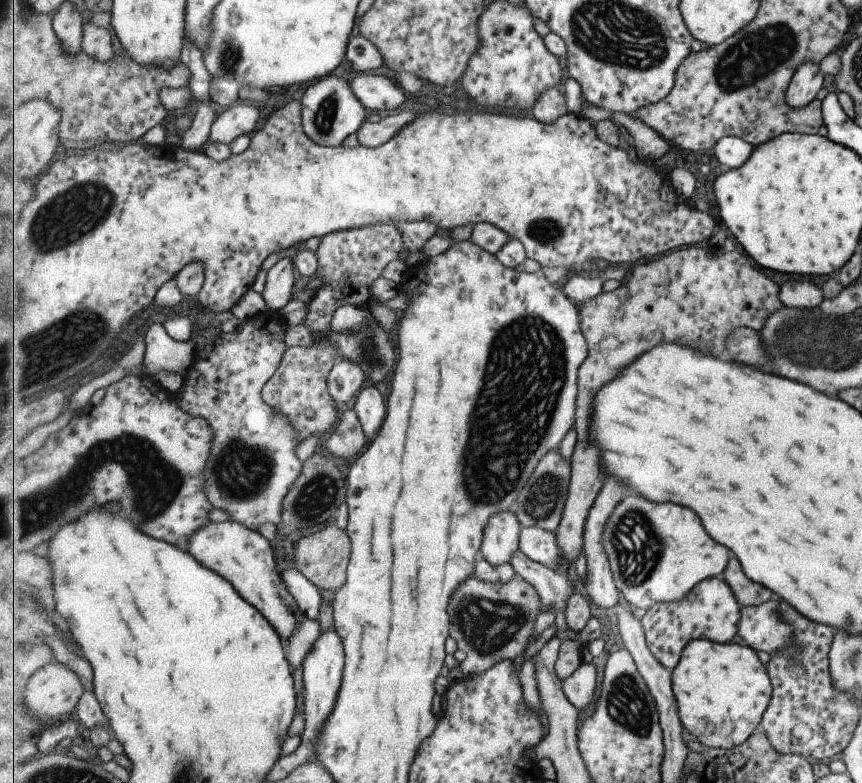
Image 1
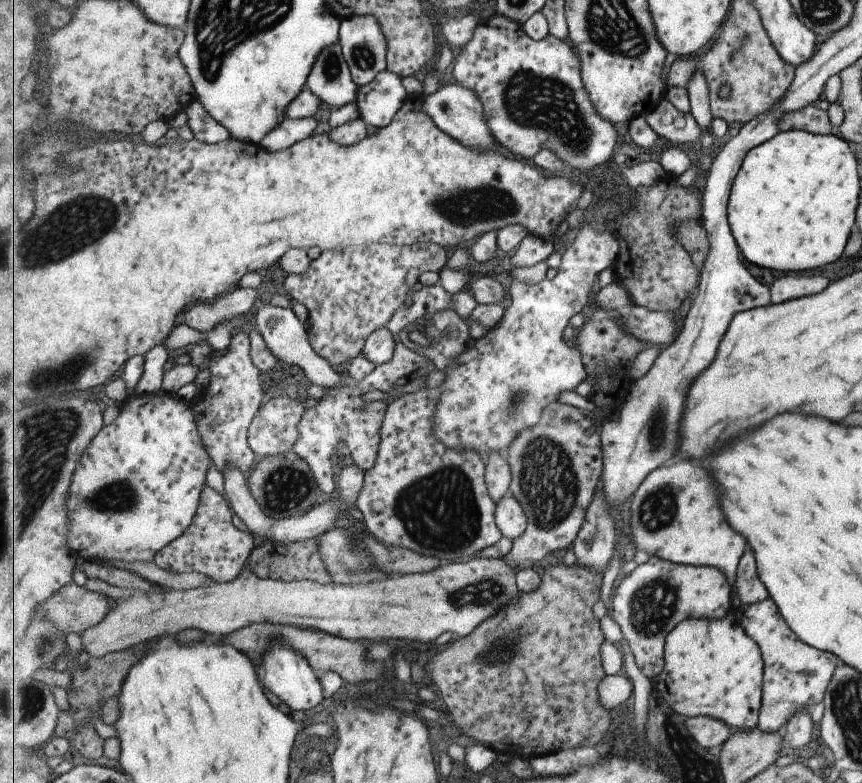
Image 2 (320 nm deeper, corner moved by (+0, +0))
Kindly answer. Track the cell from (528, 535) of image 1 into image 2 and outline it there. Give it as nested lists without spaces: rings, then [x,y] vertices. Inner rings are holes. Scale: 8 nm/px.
[[[511,492],[498,502],[496,521],[504,536],[512,541],[522,537],[529,526],[529,519],[523,505]]]

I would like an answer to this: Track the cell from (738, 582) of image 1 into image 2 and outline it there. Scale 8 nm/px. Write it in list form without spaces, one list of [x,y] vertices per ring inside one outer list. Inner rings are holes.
[[[747,552],[747,556],[743,556],[743,564],[738,568],[736,584],[742,606],[762,603],[765,598],[769,598],[769,592],[759,578],[757,560],[753,552]]]

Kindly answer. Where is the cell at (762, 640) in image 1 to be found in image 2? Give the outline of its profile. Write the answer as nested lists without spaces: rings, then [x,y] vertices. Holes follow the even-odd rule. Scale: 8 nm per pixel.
[[[771,600],[744,605],[737,616],[743,628],[762,648],[764,658],[764,693],[759,727],[764,731],[781,732],[783,724],[797,709],[809,708],[822,701],[839,660],[834,654],[817,650],[797,639]]]

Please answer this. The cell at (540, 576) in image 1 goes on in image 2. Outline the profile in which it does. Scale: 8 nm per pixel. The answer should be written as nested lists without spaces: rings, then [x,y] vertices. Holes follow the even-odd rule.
[[[435,387],[425,388],[424,390],[413,394],[405,394],[405,396],[391,402],[389,408],[386,410],[386,415],[380,428],[381,440],[378,450],[378,462],[375,463],[375,466],[370,471],[366,472],[364,487],[356,502],[356,508],[362,513],[366,530],[380,543],[383,543],[390,549],[401,547],[415,550],[415,552],[425,556],[435,556],[440,558],[444,563],[457,563],[458,561],[466,562],[467,560],[470,560],[474,554],[477,554],[479,550],[497,544],[497,542],[503,538],[504,534],[502,533],[502,529],[498,527],[496,521],[497,502],[495,502],[494,498],[490,495],[490,490],[486,483],[486,458],[474,448],[462,451],[461,449],[448,447],[436,435],[435,417],[441,400],[442,388]]]

